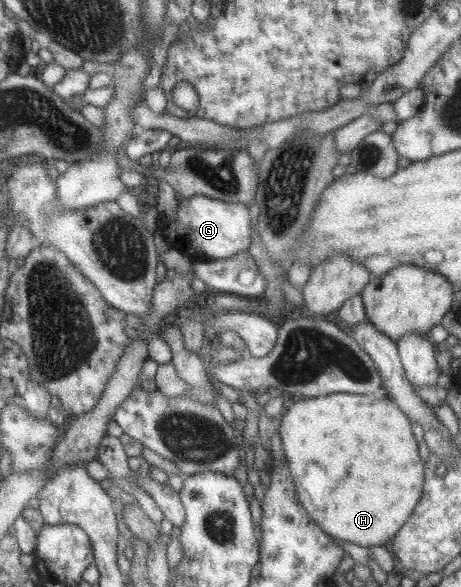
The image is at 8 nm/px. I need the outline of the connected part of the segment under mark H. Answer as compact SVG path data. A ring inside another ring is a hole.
M335 392L326 396L302 398L297 402L287 402L286 408L281 413L279 425L276 426L278 436L280 437L281 447L285 462L287 462L290 476L294 481L294 493L296 499L300 501L300 505L306 510L308 517L320 529L334 540L350 542L362 547L382 546L388 542L400 530L402 524L407 522L408 516L412 514L412 506L416 506L416 502L420 500L420 486L422 486L422 470L424 464L418 458L417 442L412 435L409 418L400 412L400 409L394 404L394 401L387 397L375 399L370 395L348 394L343 392Z

